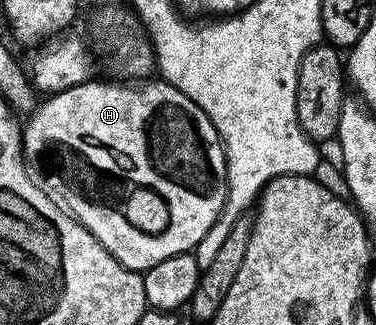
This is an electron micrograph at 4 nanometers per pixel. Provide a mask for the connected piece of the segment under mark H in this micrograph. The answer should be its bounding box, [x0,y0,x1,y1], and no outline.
[22,78,226,273]

